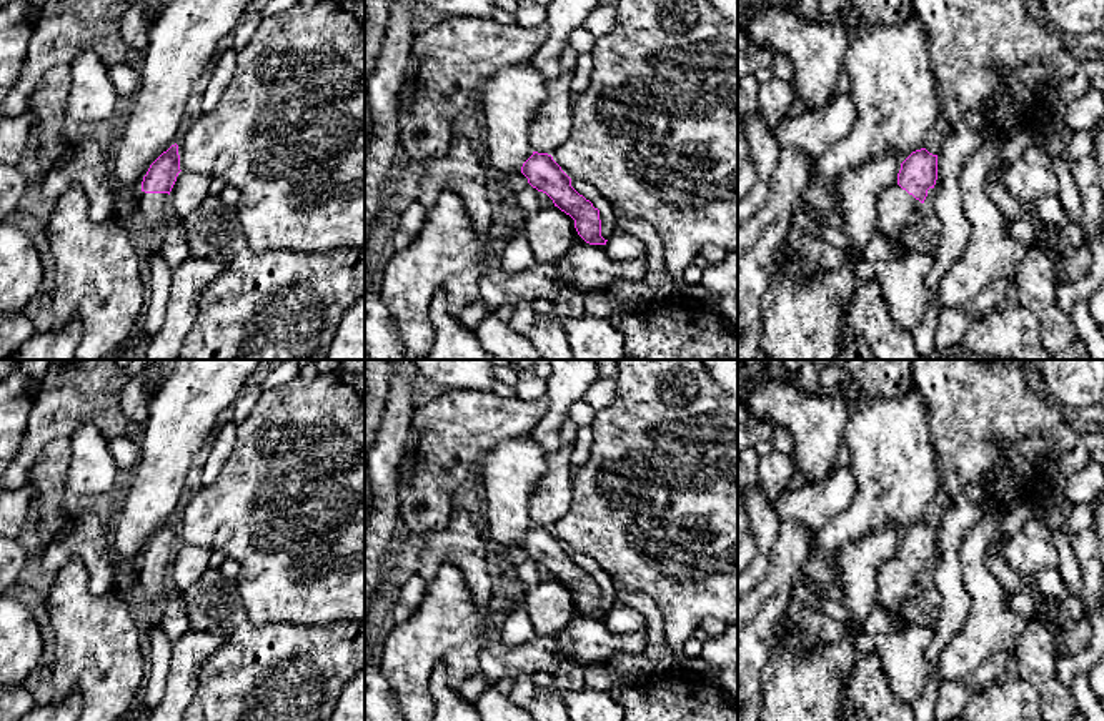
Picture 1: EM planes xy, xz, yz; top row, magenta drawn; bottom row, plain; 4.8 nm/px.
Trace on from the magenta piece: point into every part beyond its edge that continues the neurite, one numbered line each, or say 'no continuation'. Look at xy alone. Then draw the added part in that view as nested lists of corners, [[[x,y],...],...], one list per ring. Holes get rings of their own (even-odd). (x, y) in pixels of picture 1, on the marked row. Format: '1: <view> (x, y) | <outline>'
1: xy (154, 212) | [[[140,190],[137,206],[138,221],[153,233],[162,233],[172,221],[170,195],[168,193],[145,193]]]

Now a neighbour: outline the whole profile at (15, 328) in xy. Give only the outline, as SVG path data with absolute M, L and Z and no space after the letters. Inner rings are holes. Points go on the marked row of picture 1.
M23 311L0 313L0 360L8 360L37 333Z

